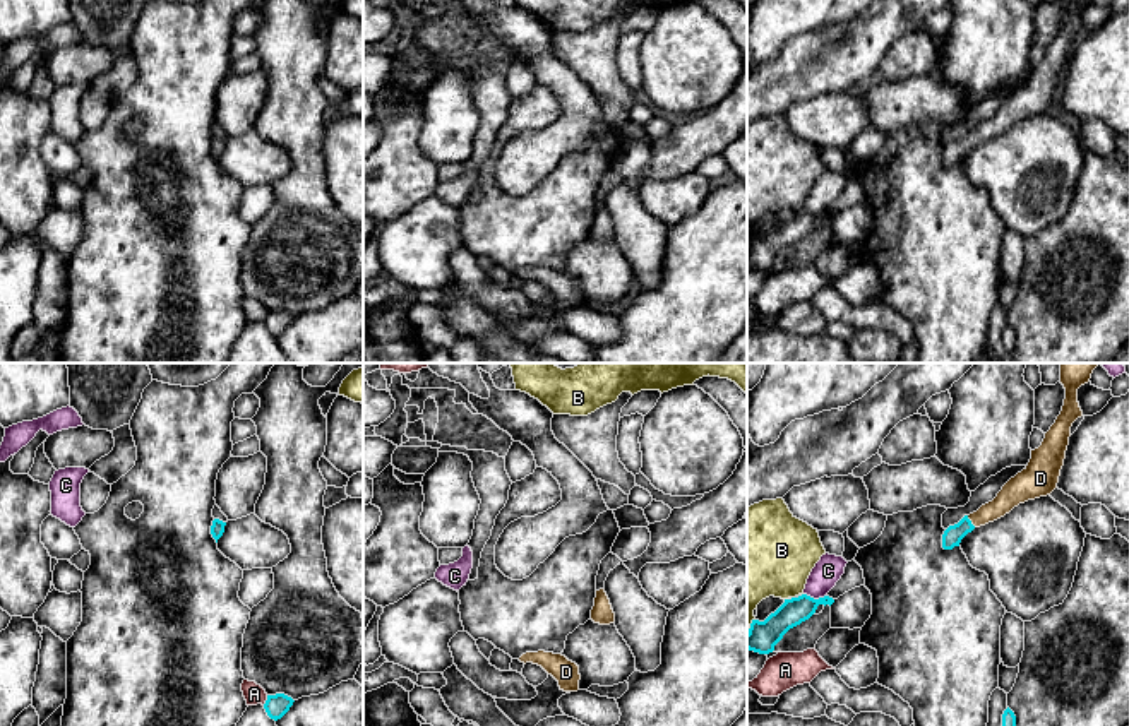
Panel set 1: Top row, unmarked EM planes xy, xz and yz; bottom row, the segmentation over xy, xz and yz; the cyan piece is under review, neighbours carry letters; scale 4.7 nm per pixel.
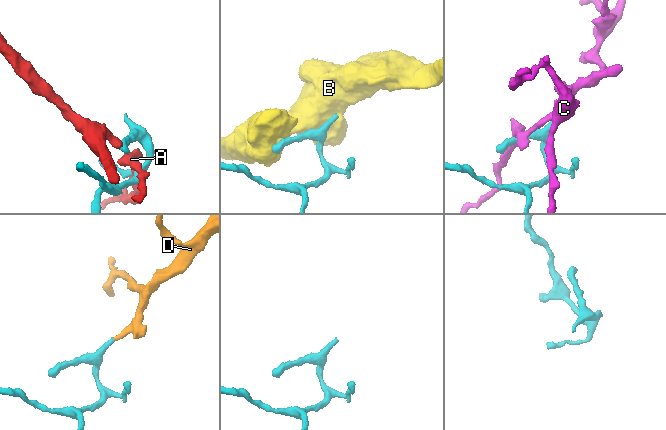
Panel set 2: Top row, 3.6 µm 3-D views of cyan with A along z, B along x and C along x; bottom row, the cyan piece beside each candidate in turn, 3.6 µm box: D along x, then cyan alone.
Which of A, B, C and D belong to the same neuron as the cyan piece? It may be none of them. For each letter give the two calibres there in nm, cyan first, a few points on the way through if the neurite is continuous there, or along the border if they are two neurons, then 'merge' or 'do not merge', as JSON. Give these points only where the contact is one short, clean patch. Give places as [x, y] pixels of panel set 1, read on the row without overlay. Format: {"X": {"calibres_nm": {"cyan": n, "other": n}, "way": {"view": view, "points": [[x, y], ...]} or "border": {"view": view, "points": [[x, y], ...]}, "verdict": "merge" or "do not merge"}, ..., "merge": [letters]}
{"A": {"calibres_nm": {"cyan": 110, "other": 100}, "border": {"view": "xy", "points": [[268, 312], [262, 321]]}, "verdict": "do not merge"}, "B": {"calibres_nm": {"cyan": 140, "other": 280}, "verdict": "do not merge"}, "C": {"calibres_nm": {"cyan": 120, "other": 140}, "border": {"view": "yz", "points": [[804, 209], [814, 214], [826, 213]]}, "verdict": "do not merge"}, "D": {"calibres_nm": {"cyan": 90, "other": 120}, "way": {"view": "yz", "points": [[953, 151], [970, 137], [994, 127], [1015, 108]]}, "verdict": "merge"}, "merge": ["D"]}

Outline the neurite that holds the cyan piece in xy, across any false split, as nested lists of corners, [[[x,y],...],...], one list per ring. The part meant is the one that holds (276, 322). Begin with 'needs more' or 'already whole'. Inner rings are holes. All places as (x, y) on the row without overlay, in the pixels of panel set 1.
already whole; [[[284,310],[267,312],[264,325],[271,336],[278,337],[290,327],[293,318],[295,317]]]

